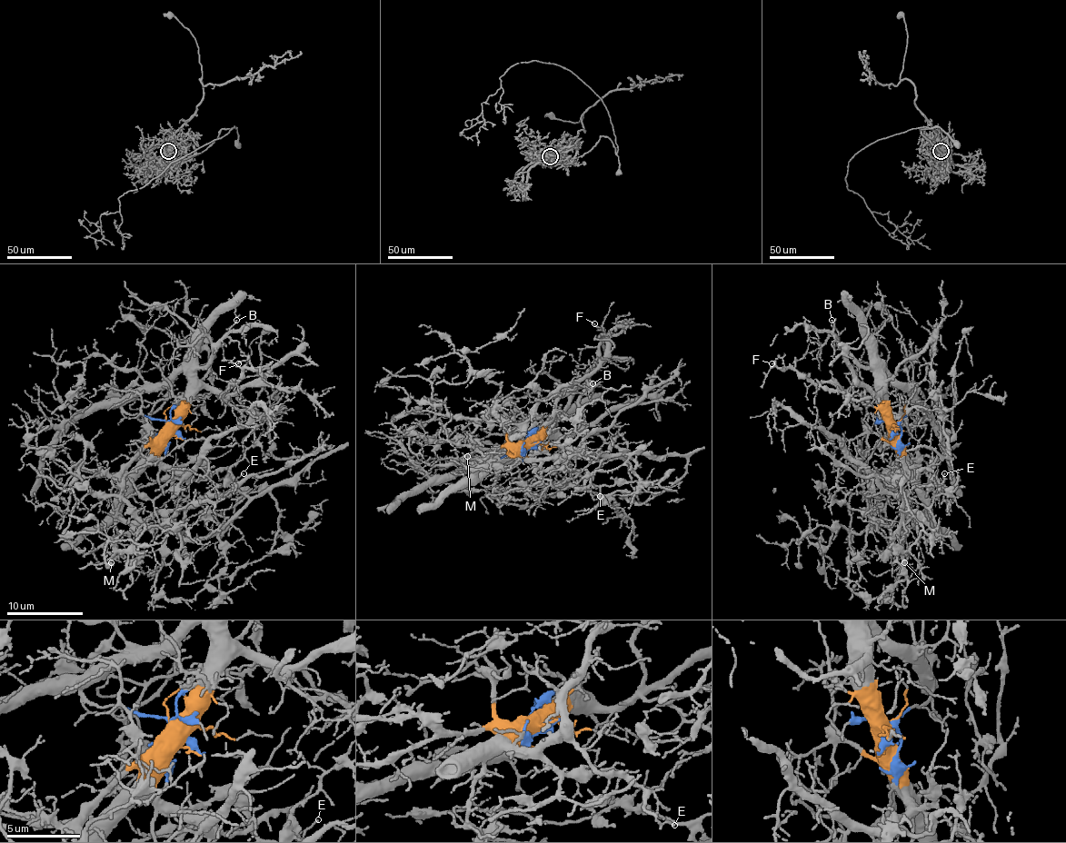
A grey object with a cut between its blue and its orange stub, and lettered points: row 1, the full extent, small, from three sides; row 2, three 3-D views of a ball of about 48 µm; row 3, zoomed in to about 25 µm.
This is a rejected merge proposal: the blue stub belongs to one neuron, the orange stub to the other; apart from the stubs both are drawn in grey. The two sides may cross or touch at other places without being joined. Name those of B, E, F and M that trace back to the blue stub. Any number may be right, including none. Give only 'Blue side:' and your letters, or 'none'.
Blue side: none

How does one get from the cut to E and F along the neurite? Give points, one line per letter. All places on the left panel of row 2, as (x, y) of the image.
E: (172, 428), (158, 458), (169, 466), (186, 471), (194, 479), (226, 470), (234, 482), (244, 473)
F: (172, 428), (175, 414), (202, 388), (217, 388), (224, 399), (230, 382), (251, 363), (247, 357), (238, 363)

